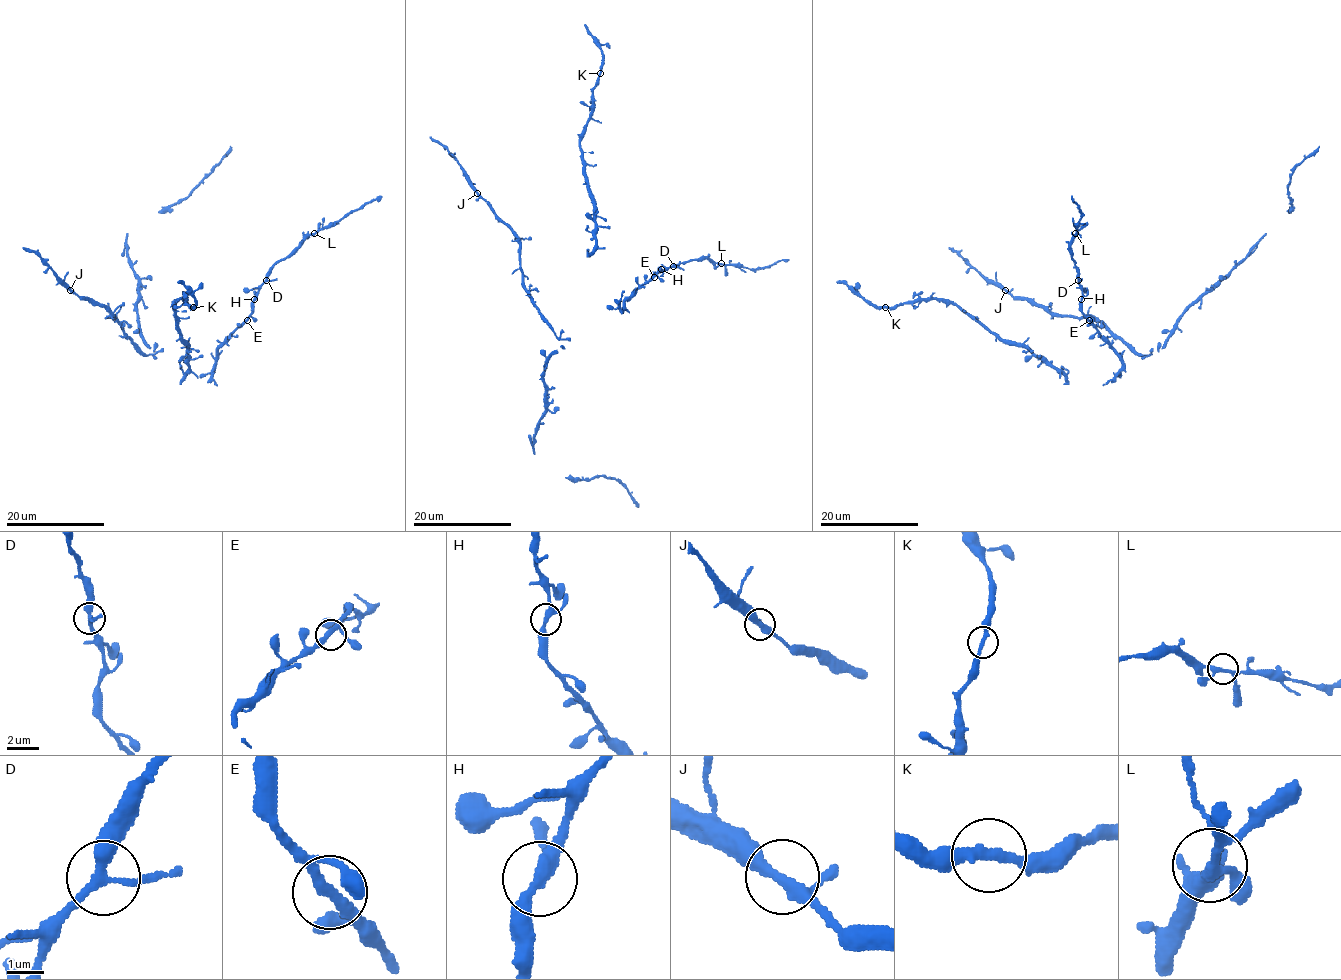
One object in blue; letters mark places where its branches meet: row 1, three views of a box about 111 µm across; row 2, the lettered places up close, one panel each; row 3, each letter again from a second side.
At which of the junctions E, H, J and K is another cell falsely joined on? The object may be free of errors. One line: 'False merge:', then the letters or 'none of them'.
False merge: none of them

